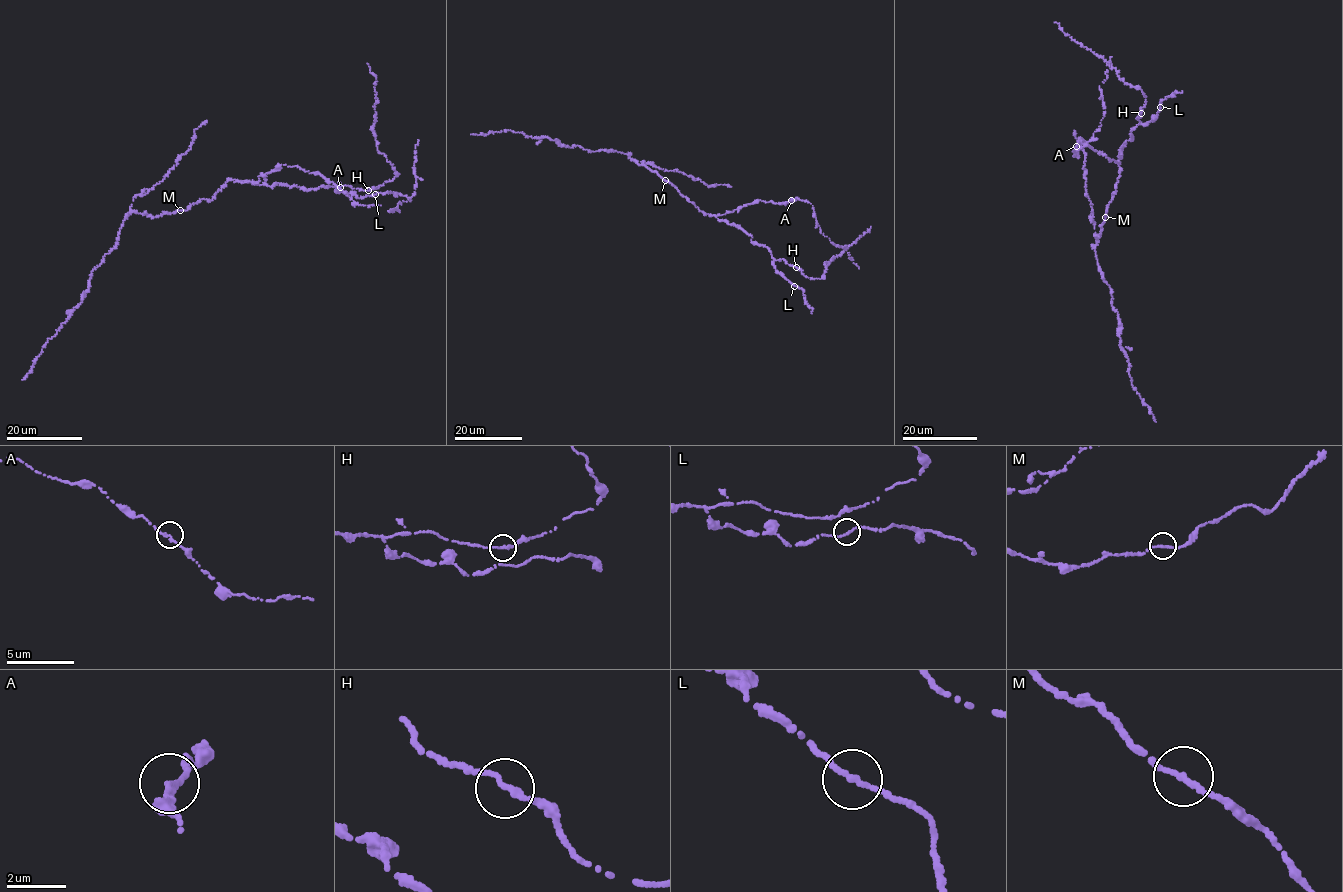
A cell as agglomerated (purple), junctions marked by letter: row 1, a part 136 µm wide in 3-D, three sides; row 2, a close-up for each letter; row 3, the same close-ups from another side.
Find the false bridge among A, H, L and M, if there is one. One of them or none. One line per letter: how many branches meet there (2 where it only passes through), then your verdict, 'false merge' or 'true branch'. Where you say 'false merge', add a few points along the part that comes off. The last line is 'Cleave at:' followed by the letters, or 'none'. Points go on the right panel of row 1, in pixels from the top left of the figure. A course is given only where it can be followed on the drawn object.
A: branches 2; true branch
H: branches 2; true branch
L: branches 2; true branch
M: branches 2; true branch
Cleave at: none

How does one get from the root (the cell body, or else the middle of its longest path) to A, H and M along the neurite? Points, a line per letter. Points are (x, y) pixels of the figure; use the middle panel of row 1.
A: (708, 214), (724, 214), (760, 200), (776, 203), (790, 200)
H: (708, 214), (737, 225), (751, 236), (753, 242), (768, 247), (774, 259), (783, 259), (796, 267)
M: (708, 214), (665, 180)

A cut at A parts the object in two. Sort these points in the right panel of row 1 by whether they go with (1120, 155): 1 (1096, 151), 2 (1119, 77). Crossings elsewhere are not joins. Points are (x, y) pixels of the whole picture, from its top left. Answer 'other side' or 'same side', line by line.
1: same side
2: same side

